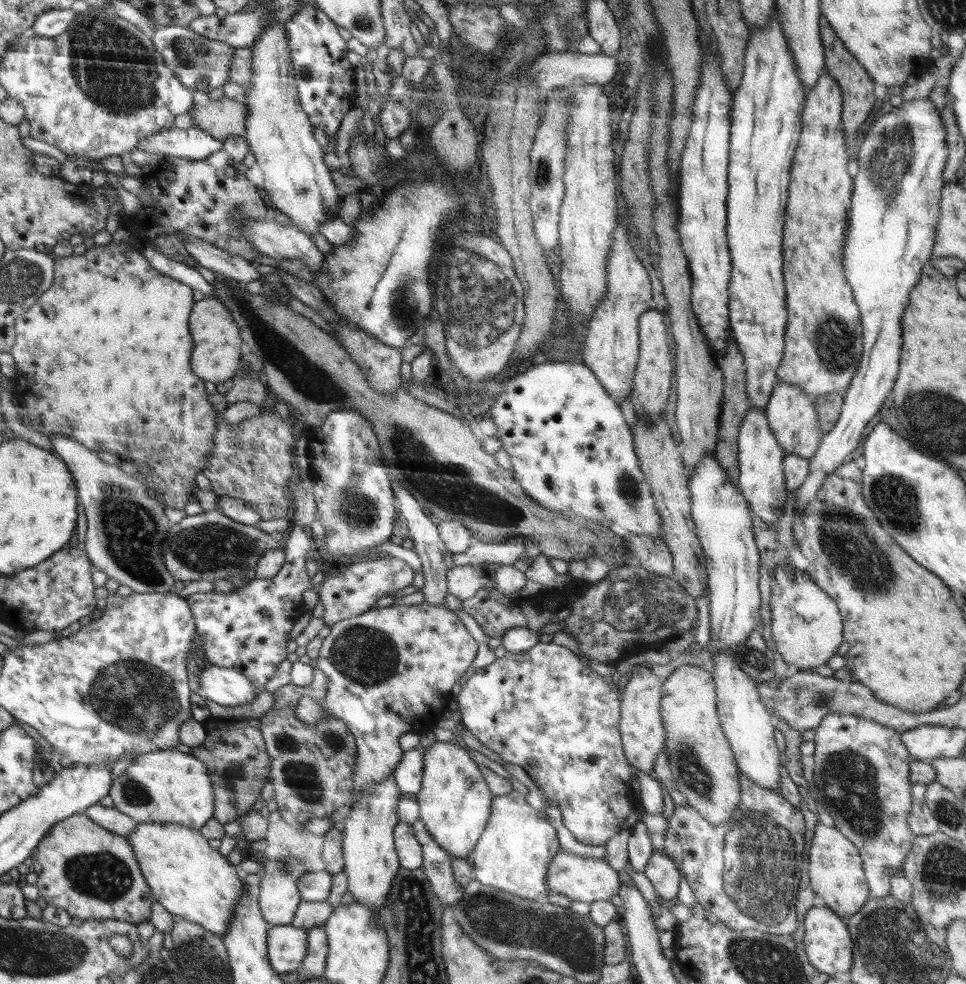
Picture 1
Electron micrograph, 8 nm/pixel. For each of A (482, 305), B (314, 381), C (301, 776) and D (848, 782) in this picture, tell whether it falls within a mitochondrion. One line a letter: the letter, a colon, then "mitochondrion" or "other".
A: mitochondrion
B: mitochondrion
C: mitochondrion
D: mitochondrion

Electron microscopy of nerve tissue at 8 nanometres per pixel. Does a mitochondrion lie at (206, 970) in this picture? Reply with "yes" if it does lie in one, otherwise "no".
yes

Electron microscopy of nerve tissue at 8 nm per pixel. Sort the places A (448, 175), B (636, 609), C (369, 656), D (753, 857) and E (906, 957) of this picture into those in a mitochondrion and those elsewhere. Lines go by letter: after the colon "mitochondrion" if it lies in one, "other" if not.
A: other
B: mitochondrion
C: mitochondrion
D: mitochondrion
E: mitochondrion

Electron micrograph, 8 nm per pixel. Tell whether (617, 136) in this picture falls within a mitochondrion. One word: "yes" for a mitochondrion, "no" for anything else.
no

